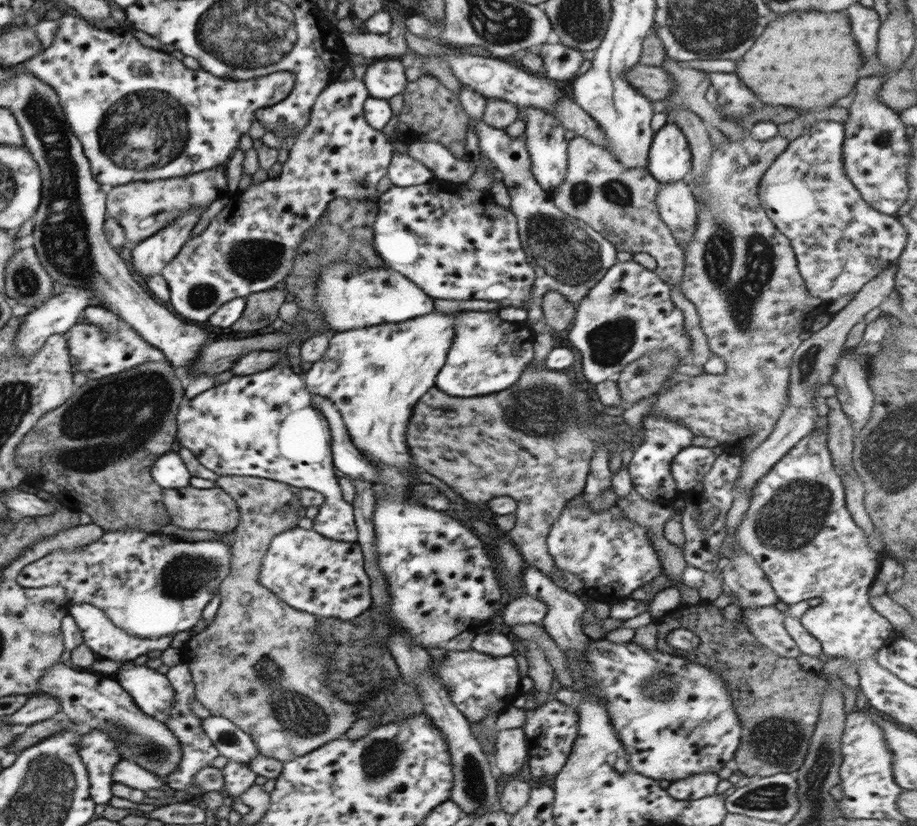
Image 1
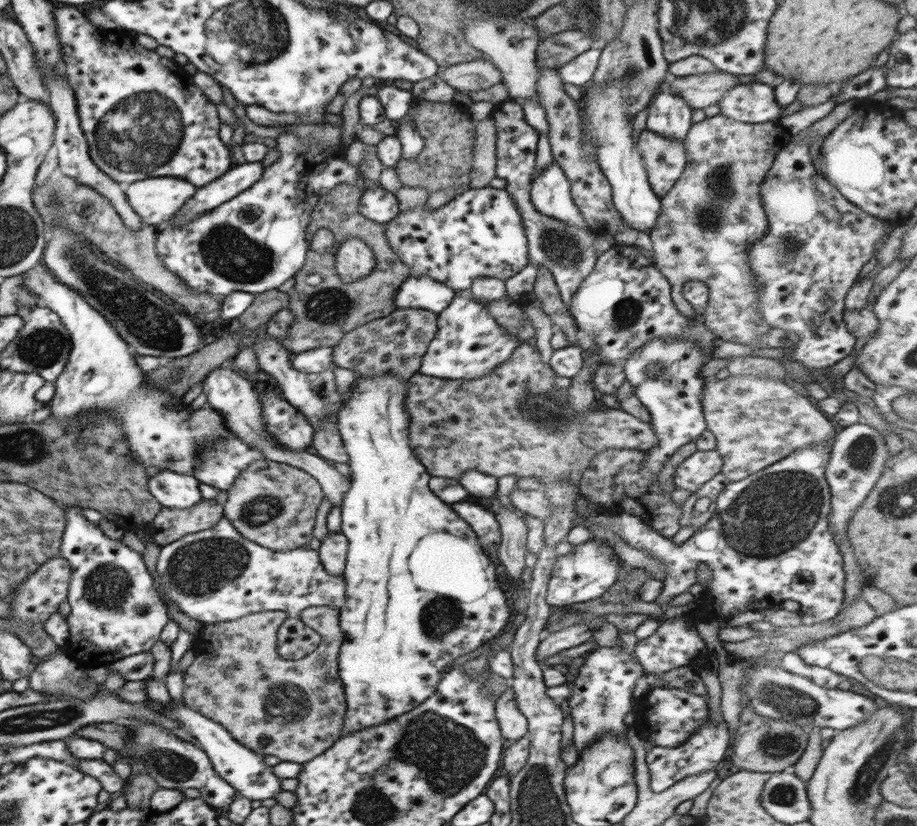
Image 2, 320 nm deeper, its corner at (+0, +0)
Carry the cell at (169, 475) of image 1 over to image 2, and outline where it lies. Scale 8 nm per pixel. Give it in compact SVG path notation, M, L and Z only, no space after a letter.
M162 470L148 482L148 491L162 507L192 508L202 500L200 482L187 476Z

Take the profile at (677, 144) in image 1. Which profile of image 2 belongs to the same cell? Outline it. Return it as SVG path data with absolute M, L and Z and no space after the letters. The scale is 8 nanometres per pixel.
M661 91L649 104L646 128L660 136L684 141L692 126L692 111L680 95Z

